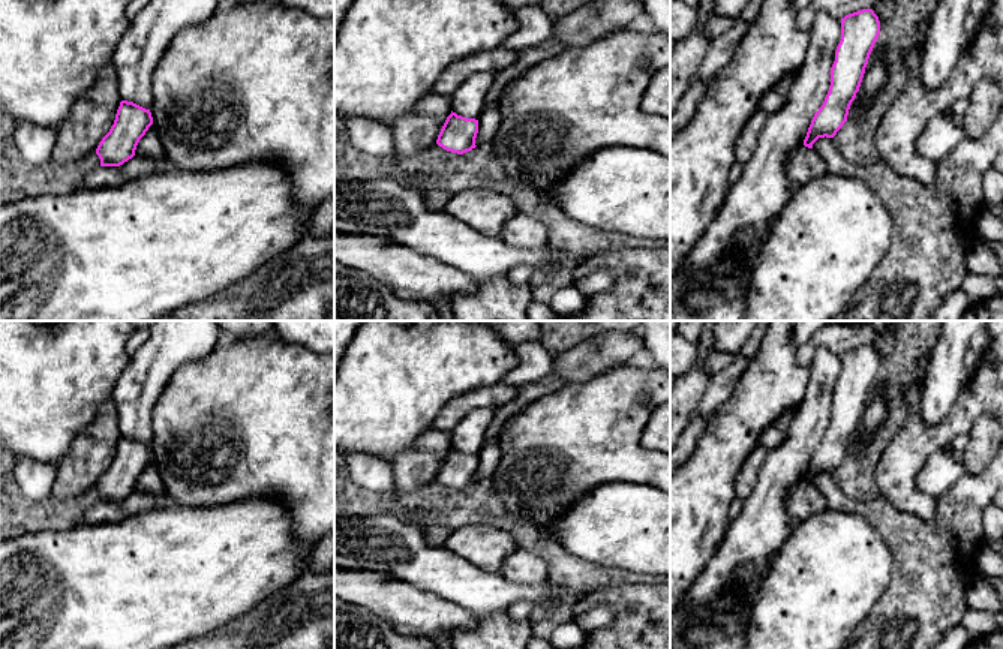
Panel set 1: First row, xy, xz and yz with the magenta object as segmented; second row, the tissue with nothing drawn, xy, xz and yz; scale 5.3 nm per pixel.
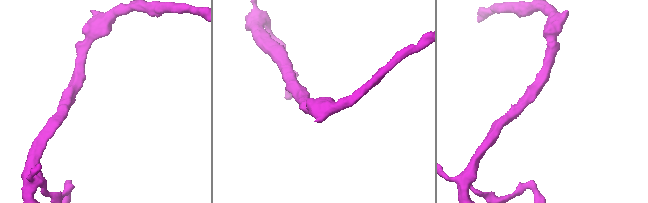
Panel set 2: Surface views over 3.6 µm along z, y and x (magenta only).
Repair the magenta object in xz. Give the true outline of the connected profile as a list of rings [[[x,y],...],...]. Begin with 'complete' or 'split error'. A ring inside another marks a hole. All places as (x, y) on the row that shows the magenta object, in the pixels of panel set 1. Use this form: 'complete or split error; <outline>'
complete; [[[451,111],[447,117],[436,144],[447,151],[463,154],[475,148],[478,120],[457,115]]]

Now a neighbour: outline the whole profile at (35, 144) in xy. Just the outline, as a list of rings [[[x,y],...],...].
[[[18,123],[13,130],[13,141],[21,157],[30,165],[39,166],[52,159],[57,130],[30,123]]]

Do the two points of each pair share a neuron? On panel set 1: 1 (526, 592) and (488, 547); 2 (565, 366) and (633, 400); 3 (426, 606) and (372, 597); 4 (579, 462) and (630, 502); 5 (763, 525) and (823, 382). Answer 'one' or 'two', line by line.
1: two
2: two
3: one
4: two
5: one

